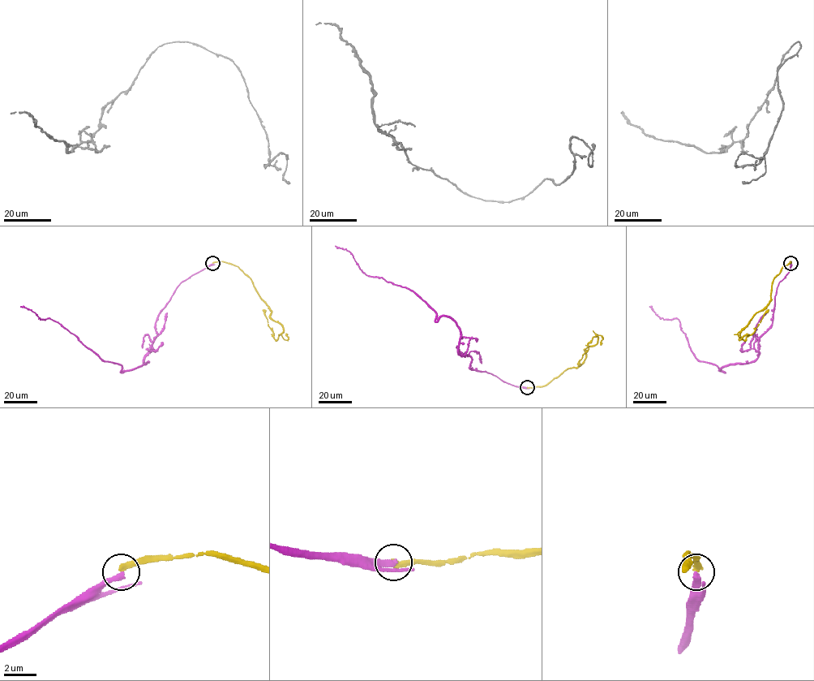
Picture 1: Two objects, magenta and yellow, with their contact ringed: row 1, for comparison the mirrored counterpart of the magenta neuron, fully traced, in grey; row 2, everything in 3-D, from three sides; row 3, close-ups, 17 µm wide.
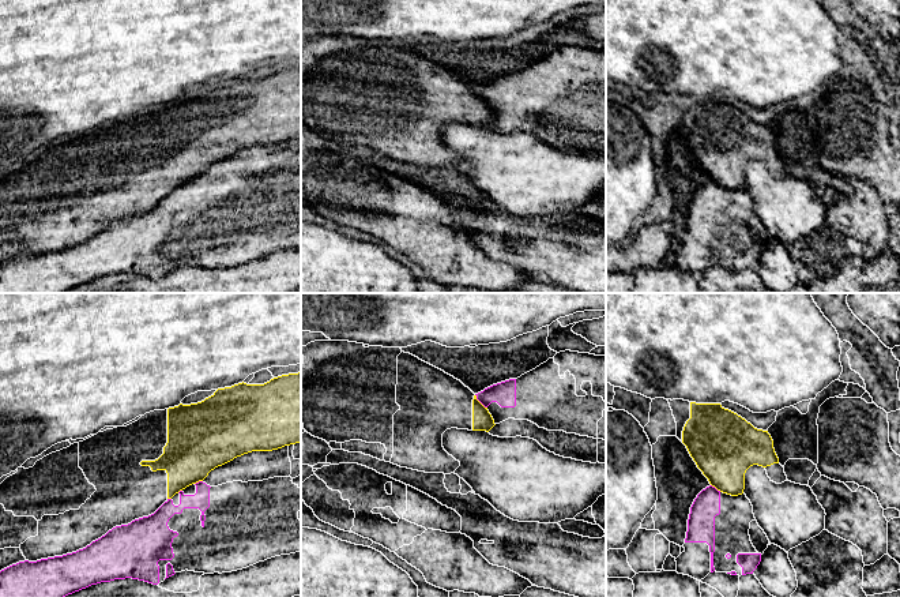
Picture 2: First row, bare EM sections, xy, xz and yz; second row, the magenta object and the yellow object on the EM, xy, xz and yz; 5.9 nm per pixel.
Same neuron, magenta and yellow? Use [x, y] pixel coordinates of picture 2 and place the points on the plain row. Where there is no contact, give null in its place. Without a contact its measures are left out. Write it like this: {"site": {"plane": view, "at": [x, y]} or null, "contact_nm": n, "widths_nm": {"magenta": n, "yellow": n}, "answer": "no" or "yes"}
{"site": {"plane": "xz", "at": [479, 96]}, "contact_nm": 110, "widths_nm": {"magenta": 140, "yellow": 120}, "answer": "no"}

